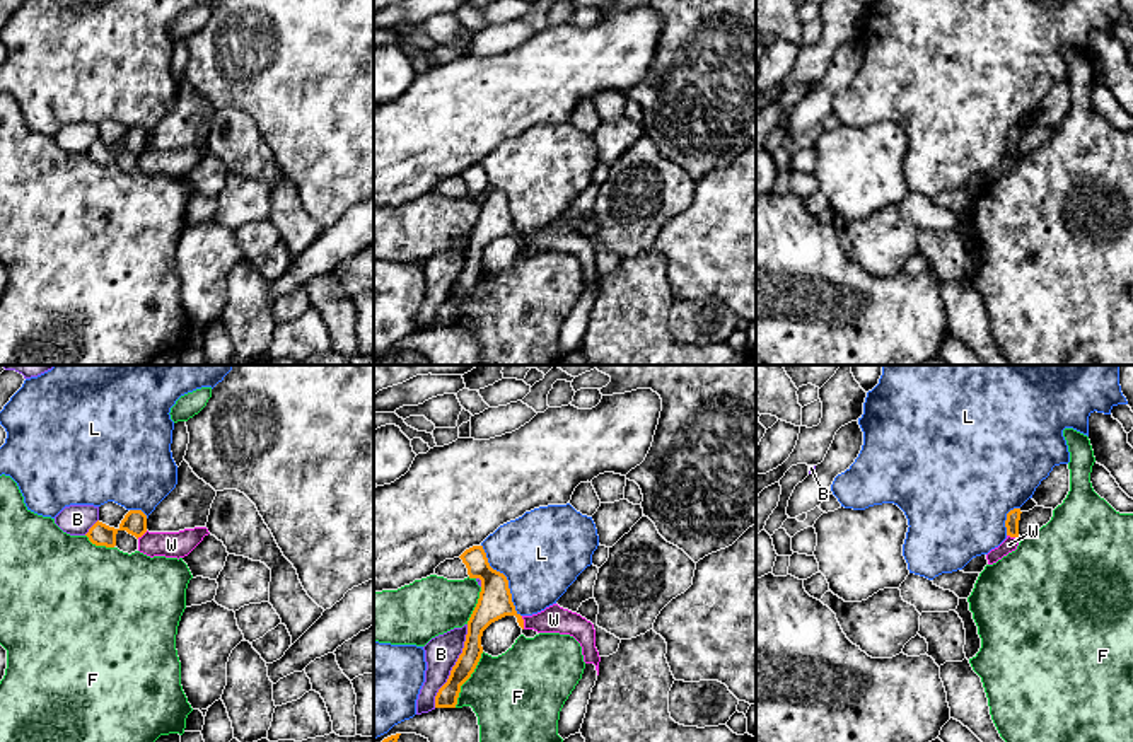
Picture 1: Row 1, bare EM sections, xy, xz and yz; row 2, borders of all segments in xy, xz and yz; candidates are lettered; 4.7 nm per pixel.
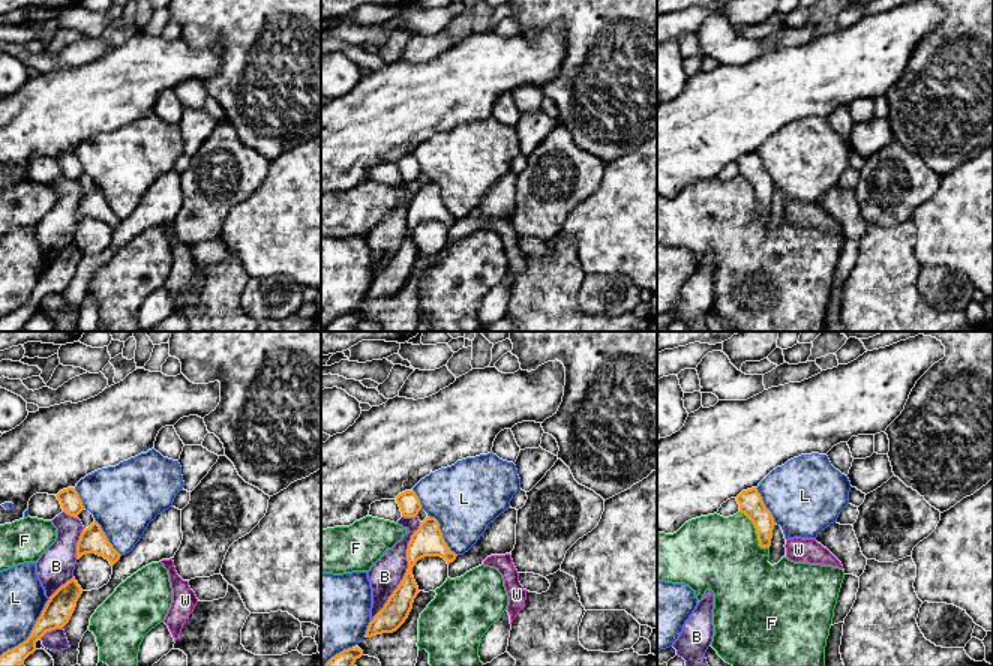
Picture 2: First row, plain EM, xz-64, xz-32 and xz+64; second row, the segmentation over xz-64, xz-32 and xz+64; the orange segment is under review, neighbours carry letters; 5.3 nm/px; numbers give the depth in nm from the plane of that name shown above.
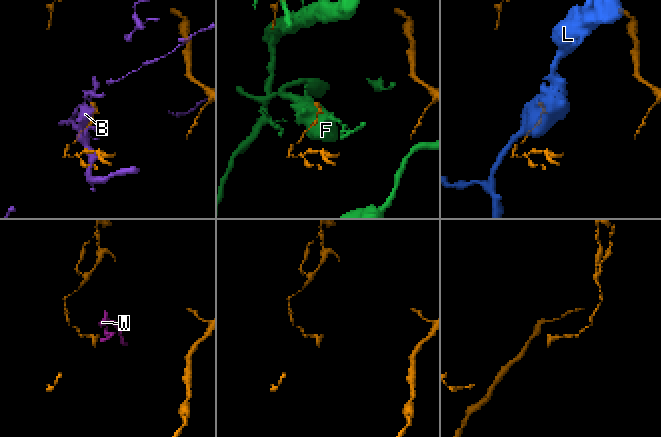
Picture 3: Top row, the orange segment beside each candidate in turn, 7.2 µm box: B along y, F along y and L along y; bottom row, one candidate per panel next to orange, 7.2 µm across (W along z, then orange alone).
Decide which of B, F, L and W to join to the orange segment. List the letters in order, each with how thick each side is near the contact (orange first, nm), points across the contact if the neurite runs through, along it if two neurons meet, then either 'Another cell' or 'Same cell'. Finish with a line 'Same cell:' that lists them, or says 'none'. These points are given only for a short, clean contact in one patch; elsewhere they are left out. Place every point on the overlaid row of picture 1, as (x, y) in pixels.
B: Thickness 100 nm (orange) against 160 nm. Another cell
F: Thickness 100 nm (orange) against 420 nm. Another cell
L: Thickness 160 nm (orange) against 400 nm. Another cell
W: Thickness 160 nm (orange) against 130 nm. Boundary: xz (521, 616), (524, 628). Another cell
Same cell: none

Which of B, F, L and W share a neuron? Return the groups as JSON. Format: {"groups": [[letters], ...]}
{"groups": [["B"], ["F"], ["L"], ["W"]]}

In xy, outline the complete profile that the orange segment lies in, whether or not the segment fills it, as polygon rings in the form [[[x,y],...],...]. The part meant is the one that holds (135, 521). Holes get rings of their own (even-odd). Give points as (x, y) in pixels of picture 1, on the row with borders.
[[[130,510],[118,529],[109,527],[97,520],[85,536],[96,546],[114,548],[116,534],[119,530],[126,530],[137,539],[142,537],[147,532],[147,515],[142,510]]]

